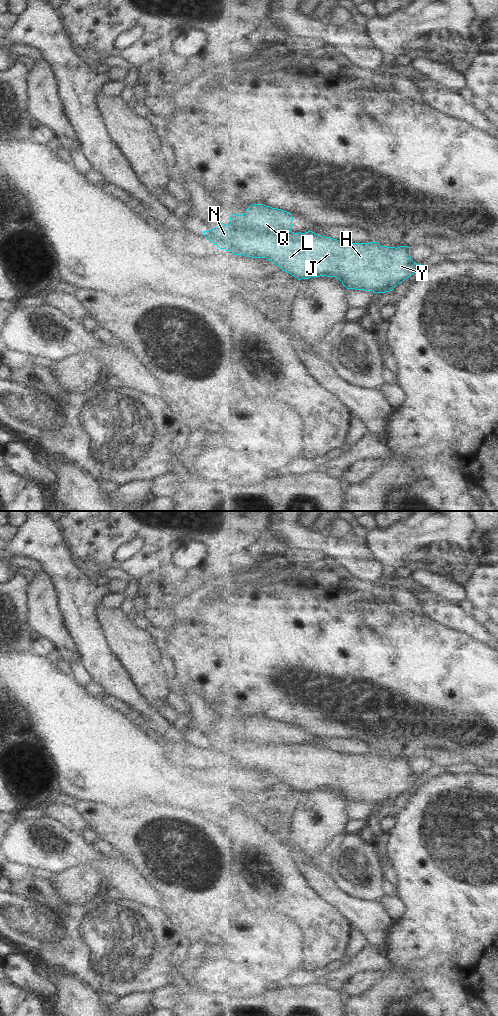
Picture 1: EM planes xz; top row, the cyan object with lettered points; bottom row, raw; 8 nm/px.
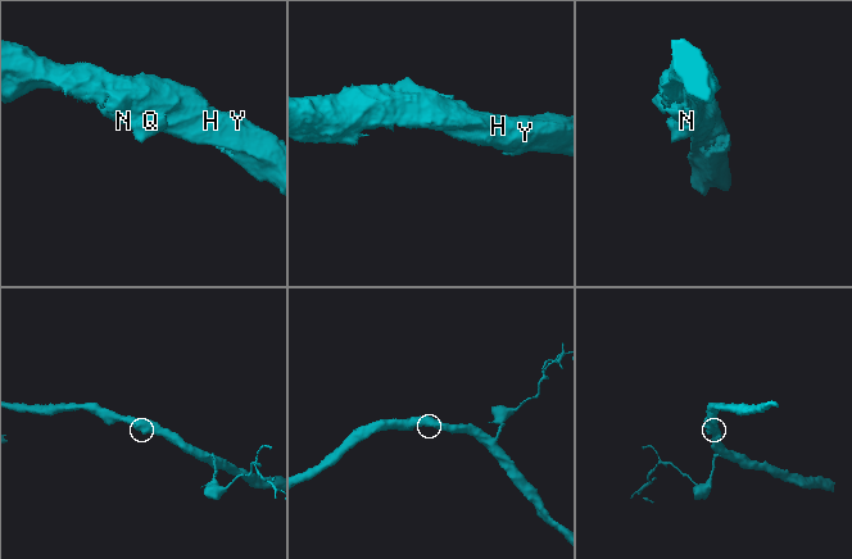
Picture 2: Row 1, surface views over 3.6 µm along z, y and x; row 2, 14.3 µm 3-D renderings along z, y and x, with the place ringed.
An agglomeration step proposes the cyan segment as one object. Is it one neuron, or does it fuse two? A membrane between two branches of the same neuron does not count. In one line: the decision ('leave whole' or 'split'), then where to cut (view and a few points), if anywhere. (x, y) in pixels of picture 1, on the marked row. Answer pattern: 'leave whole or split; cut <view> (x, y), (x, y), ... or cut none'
split; cut xz (243, 215), (249, 221), (250, 226), (257, 232), (289, 231)

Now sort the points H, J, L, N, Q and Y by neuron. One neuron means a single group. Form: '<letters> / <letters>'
H J L N Y / Q

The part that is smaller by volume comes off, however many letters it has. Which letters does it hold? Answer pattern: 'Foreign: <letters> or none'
Foreign: Q

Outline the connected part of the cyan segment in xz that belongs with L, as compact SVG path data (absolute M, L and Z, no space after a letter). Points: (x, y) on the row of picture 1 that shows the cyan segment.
M232 214L230 224L221 223L212 230L204 231L204 236L220 249L231 251L234 255L252 258L267 258L298 280L311 277L335 277L347 289L385 293L415 272L421 272L423 265L411 259L410 247L387 247L378 242L350 243L331 237L318 235L312 231L305 233L257 233L251 228L244 215Z

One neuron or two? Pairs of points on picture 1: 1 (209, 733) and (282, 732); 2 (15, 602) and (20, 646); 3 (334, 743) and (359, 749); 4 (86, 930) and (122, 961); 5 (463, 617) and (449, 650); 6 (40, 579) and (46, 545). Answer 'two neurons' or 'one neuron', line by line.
1: one neuron
2: one neuron
3: one neuron
4: one neuron
5: two neurons
6: two neurons

